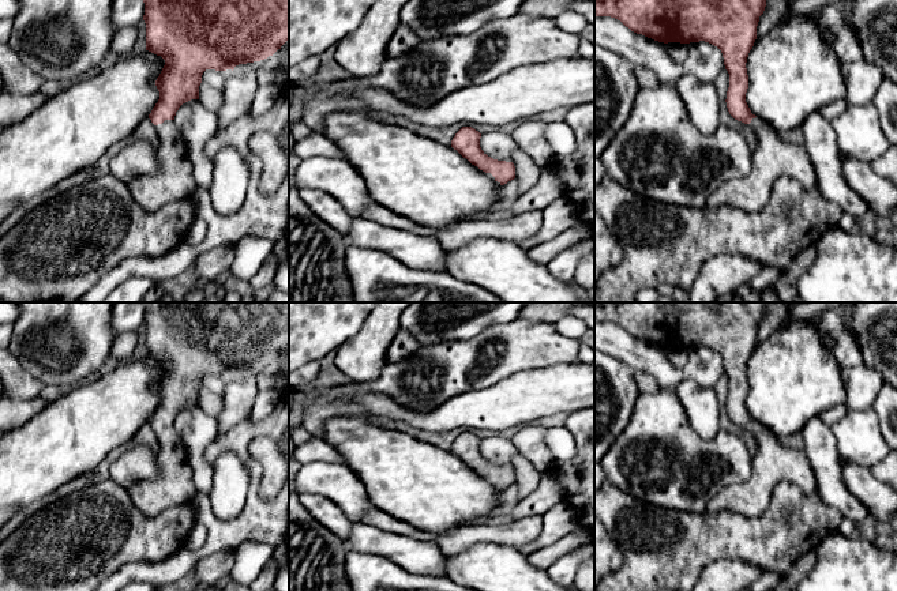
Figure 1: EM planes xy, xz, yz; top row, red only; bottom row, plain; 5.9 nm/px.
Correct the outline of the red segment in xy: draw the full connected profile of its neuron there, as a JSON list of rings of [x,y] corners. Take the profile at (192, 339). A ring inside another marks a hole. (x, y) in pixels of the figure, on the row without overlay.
[[[142,302],[142,305],[145,308],[146,355],[165,365],[165,370],[155,385],[159,404],[149,419],[158,441],[161,475],[139,481],[127,490],[132,504],[145,516],[154,517],[183,507],[196,493],[194,471],[188,463],[185,447],[174,429],[176,417],[183,409],[199,404],[199,391],[206,374],[233,376],[239,369],[260,366],[273,361],[289,346],[289,302]]]

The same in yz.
[[[618,302],[608,305],[594,304],[594,323],[611,321],[620,325],[637,339],[642,339],[658,347],[699,347],[705,346],[717,351],[724,362],[725,374],[729,379],[727,396],[727,413],[729,419],[748,429],[755,441],[757,452],[752,453],[751,477],[740,483],[731,485],[718,492],[706,505],[705,512],[732,511],[743,516],[761,516],[769,507],[774,488],[787,481],[797,486],[806,494],[817,492],[817,479],[806,452],[785,444],[785,440],[774,436],[767,428],[751,418],[746,398],[748,394],[747,362],[757,345],[757,331],[763,319],[767,302]]]

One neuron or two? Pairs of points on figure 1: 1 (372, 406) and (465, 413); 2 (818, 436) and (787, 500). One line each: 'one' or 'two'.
1: one
2: two

